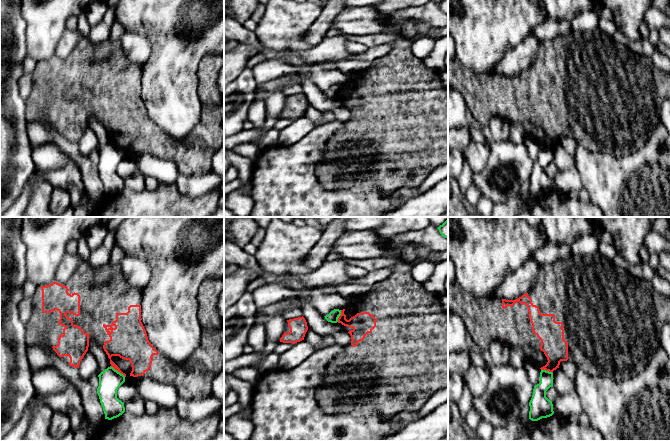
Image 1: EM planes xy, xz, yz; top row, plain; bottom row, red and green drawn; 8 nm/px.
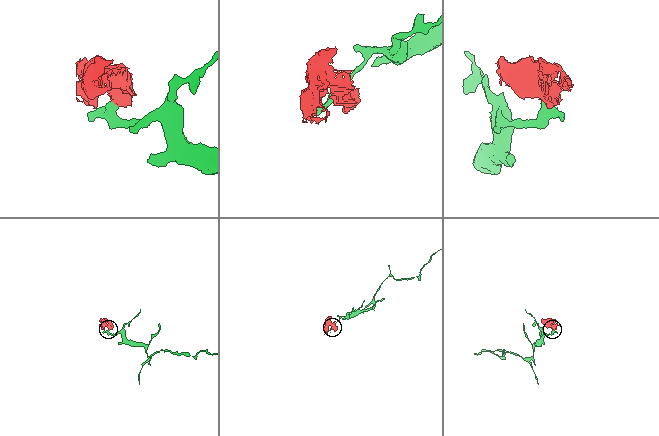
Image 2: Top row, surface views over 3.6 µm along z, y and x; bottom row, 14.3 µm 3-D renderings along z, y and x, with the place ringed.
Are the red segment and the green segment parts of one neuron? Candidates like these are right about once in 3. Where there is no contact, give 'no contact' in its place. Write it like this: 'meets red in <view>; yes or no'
meets red in xy; no

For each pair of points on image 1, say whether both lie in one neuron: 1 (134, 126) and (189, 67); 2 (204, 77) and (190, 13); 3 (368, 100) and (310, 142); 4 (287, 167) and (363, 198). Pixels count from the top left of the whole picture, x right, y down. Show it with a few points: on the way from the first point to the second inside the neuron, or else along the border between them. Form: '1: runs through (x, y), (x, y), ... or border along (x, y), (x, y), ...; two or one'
1: border along (141, 89), (141, 99), (147, 115), (153, 123); two
2: border along (213, 52), (208, 52), (201, 59), (197, 83); two
3: border along (344, 122), (344, 126), (328, 140); two
4: runs through (306, 186), (318, 198), (344, 198); one

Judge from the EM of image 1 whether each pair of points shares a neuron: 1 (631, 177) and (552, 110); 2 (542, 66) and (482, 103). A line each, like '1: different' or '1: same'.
1: different
2: same

